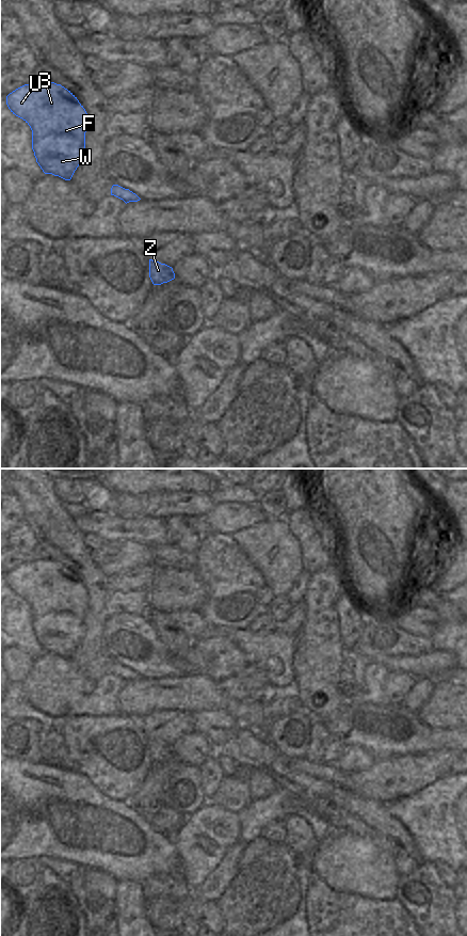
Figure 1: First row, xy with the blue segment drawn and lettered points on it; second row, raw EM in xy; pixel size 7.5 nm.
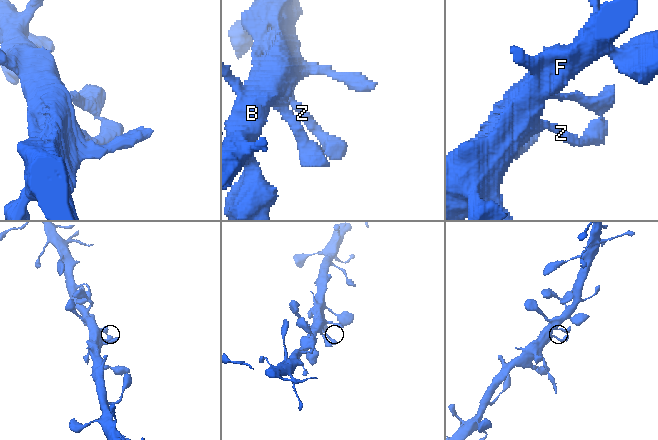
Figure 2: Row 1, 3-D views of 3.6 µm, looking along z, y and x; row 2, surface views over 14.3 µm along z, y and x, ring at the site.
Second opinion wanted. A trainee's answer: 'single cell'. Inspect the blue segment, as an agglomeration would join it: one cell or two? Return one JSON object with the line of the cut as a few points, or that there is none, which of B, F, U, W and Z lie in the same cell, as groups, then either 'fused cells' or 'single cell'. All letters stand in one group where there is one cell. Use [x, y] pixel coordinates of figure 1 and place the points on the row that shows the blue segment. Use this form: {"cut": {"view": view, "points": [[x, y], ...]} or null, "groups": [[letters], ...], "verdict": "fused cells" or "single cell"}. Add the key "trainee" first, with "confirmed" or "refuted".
{"trainee": "confirmed", "cut": null, "groups": [["B", "F", "U", "W", "Z"]], "verdict": "single cell"}

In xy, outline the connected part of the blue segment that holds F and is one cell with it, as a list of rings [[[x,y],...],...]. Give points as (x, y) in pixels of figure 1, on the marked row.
[[[33,82],[6,96],[11,112],[22,118],[32,130],[32,149],[45,174],[70,180],[85,152],[87,113],[77,97],[61,84]]]

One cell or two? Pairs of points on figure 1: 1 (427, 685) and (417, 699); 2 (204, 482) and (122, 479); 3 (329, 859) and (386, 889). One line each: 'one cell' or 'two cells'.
1: one cell
2: one cell
3: one cell

